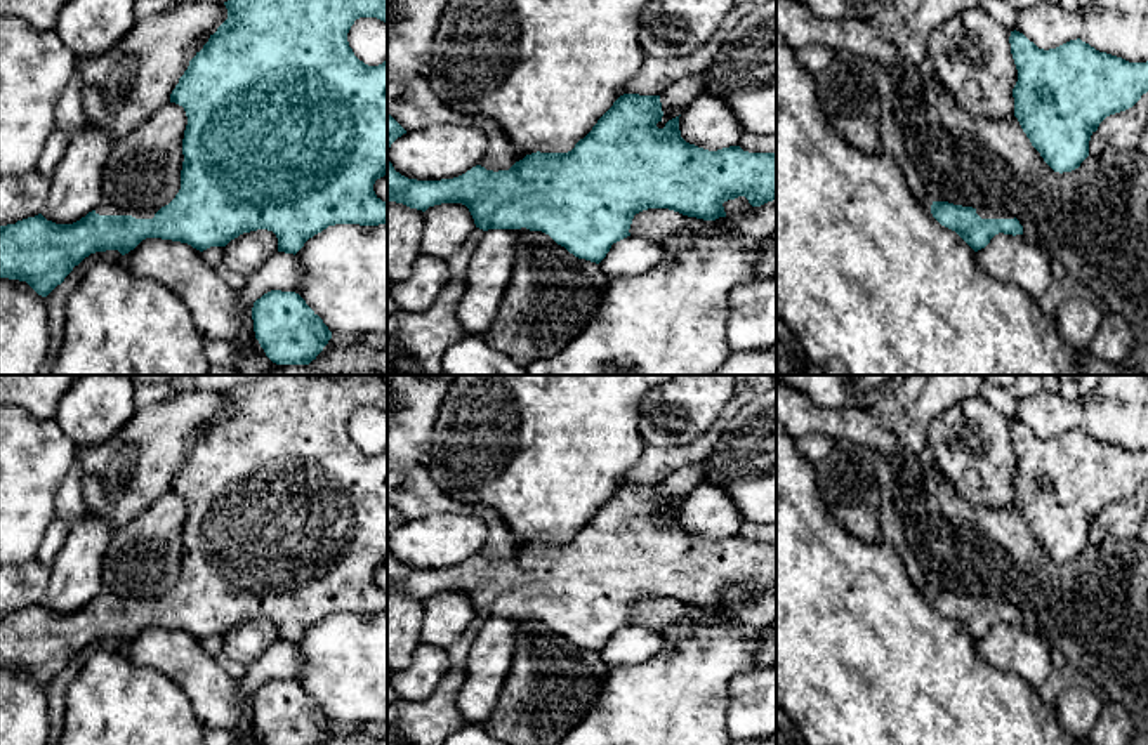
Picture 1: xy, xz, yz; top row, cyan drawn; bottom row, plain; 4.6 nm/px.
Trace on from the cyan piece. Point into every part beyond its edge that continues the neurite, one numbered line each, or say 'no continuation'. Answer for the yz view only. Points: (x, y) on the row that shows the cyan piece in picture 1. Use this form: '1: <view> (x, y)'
1: yz (983, 212)

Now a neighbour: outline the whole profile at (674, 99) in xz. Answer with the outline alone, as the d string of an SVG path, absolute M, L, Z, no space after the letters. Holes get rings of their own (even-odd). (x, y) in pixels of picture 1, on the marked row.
M702 71L693 76L684 76L667 87L660 94L663 116L656 127L663 129L669 120L679 116L695 99L698 99L707 89L707 78L707 71Z

